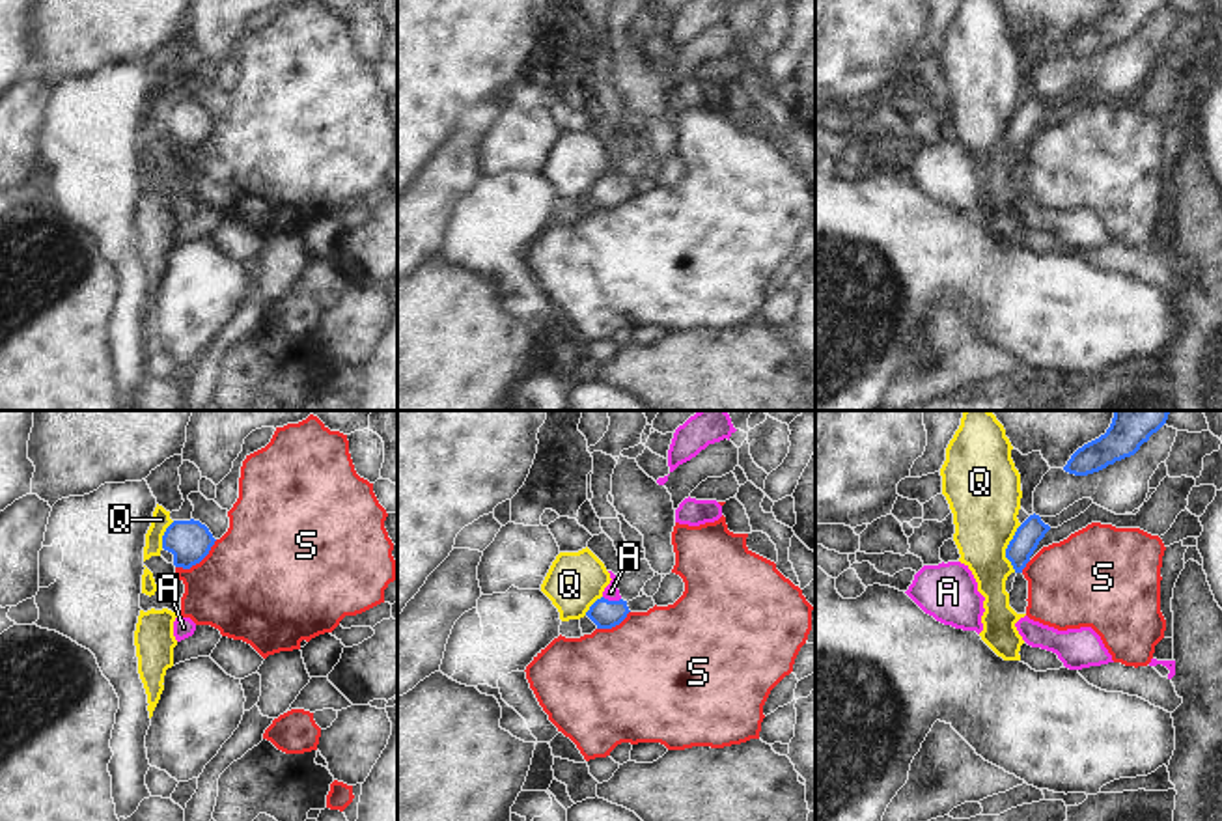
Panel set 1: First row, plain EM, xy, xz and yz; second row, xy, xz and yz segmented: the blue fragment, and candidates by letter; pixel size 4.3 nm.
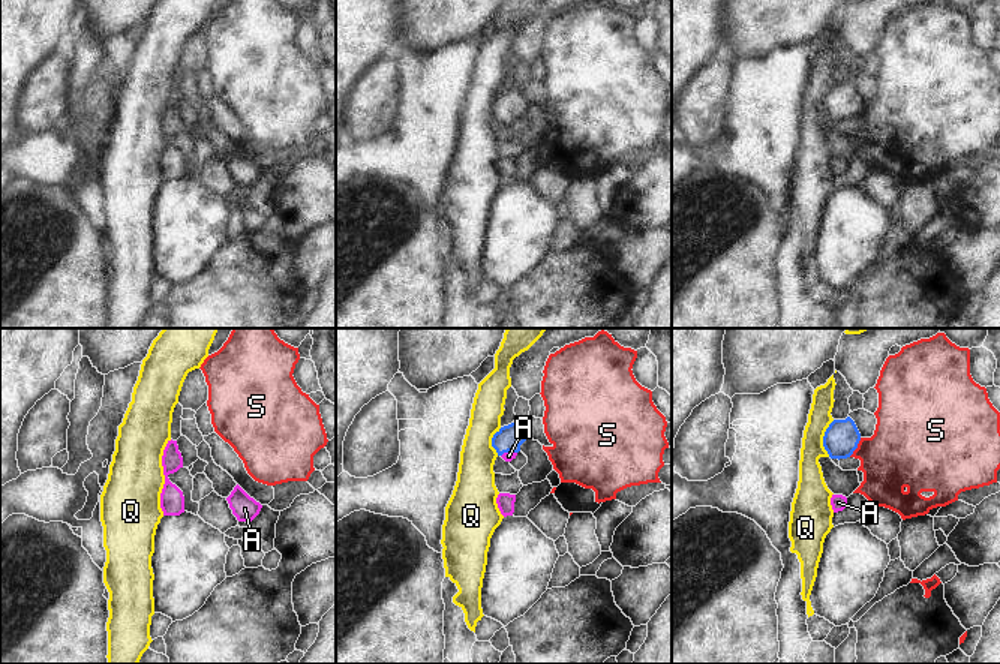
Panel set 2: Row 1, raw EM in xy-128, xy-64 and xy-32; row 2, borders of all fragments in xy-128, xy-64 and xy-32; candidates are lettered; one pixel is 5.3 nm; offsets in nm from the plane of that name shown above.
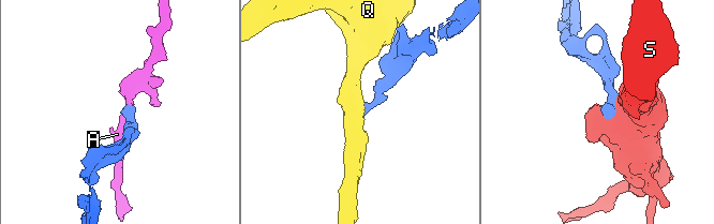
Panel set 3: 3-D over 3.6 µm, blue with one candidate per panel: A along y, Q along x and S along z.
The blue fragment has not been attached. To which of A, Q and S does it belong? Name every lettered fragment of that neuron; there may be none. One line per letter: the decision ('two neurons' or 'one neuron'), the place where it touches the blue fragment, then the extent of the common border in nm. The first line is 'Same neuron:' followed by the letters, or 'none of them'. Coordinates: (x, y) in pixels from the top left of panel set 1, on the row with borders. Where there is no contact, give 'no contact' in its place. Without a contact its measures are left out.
Same neuron: A
A: one neuron | xz (612, 601) | 80 nm
Q: two neurons | yz (1006, 549) | 220 nm
S: two neurons | xy (198, 562) | 220 nm

